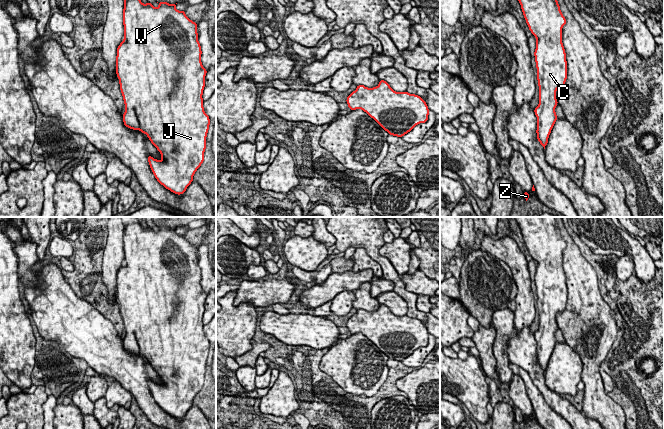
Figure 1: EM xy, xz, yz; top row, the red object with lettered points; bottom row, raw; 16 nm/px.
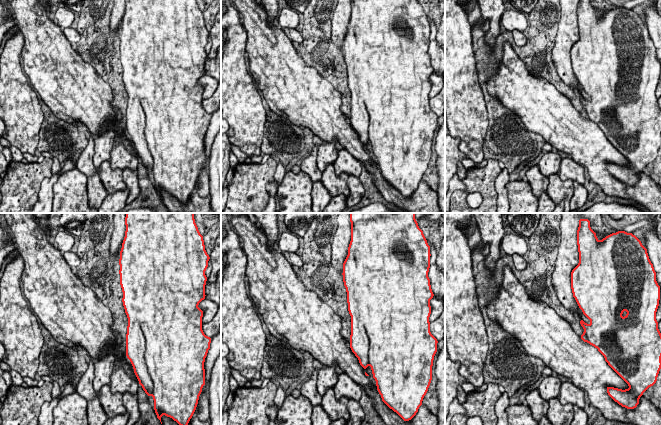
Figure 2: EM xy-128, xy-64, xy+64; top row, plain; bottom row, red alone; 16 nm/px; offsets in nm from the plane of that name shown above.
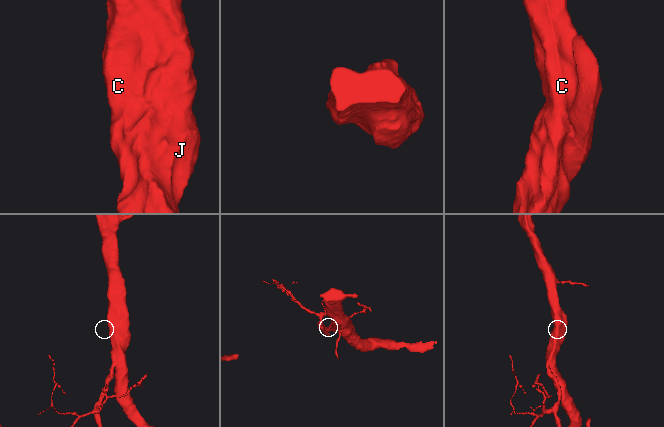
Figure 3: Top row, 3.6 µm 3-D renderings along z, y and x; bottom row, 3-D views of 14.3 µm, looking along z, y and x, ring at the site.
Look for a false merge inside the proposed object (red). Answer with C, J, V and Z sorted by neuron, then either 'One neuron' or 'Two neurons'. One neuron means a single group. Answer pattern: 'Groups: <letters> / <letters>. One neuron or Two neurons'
Groups: C J V Z. One neuron

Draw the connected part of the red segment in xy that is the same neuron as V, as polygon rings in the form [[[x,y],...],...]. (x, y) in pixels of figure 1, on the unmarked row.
[[[122,217],[122,222],[124,224],[123,233],[123,249],[124,249],[124,264],[120,267],[117,272],[116,280],[116,298],[119,303],[120,314],[123,320],[125,328],[125,336],[123,338],[124,349],[133,354],[140,354],[145,357],[151,367],[160,376],[162,383],[157,384],[151,380],[148,380],[148,386],[150,392],[157,403],[157,405],[163,409],[166,413],[170,414],[175,418],[183,418],[187,411],[193,405],[193,400],[197,393],[201,390],[204,385],[204,376],[206,373],[206,361],[209,354],[210,343],[205,337],[203,331],[203,314],[205,311],[205,300],[207,294],[203,291],[201,282],[201,270],[198,265],[197,257],[197,247],[193,246],[186,240],[185,235],[177,234],[176,228],[169,228],[167,226],[158,227],[159,230],[155,232],[151,227],[143,228],[139,223],[137,217]]]

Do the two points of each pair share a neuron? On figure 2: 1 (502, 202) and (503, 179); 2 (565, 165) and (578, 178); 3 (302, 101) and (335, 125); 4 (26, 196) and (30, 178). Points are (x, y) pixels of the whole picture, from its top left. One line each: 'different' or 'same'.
1: same
2: same
3: same
4: same

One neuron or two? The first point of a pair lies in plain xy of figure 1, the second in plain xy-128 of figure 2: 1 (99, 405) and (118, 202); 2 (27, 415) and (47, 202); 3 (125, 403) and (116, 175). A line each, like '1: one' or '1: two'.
1: two
2: two
3: two

